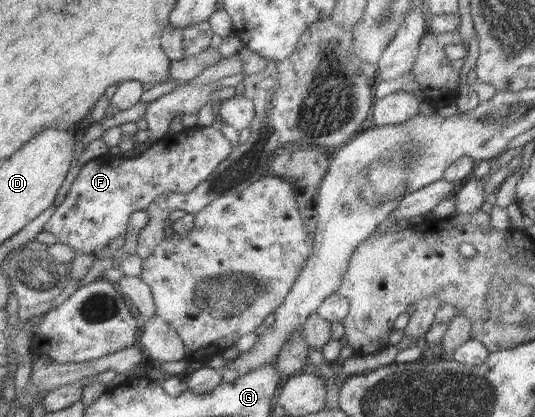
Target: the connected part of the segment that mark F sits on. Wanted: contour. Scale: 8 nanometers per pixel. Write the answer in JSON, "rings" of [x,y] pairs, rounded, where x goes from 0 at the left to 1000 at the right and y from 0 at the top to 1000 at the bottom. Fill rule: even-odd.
{"rings":[[[350,305],[338,314],[310,317],[293,338],[249,376],[230,379],[219,369],[181,374],[159,388],[131,444],[120,480],[105,496],[103,508],[82,535],[80,552],[99,561],[103,576],[136,595],[146,609],[174,609],[194,597],[213,568],[232,573],[237,528],[250,504],[271,504],[280,482],[297,465],[312,460],[346,463],[359,456],[372,436],[383,434],[389,420],[426,374],[436,353],[409,314],[391,305]]]}

